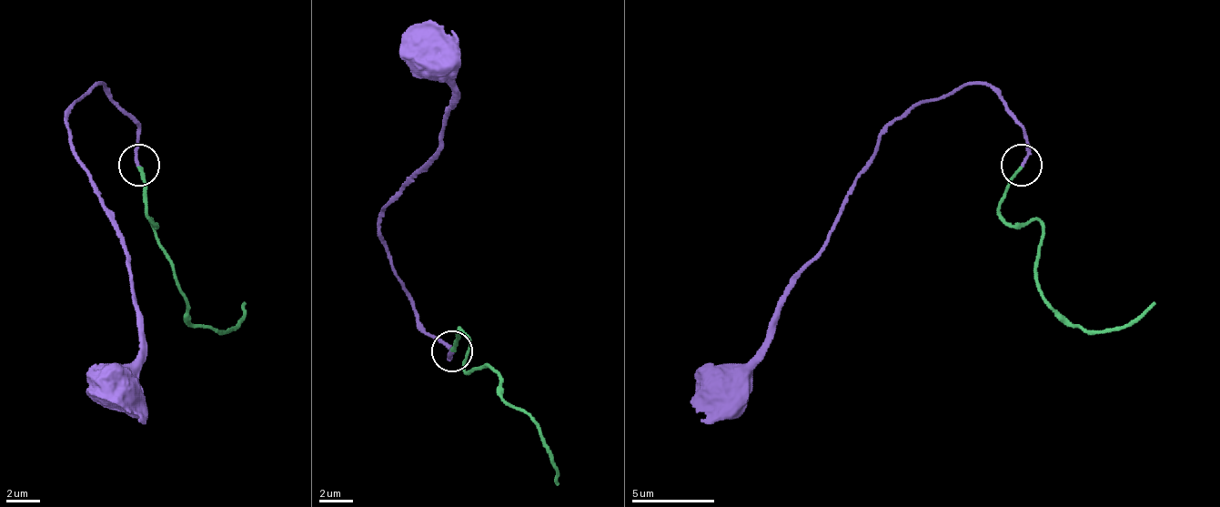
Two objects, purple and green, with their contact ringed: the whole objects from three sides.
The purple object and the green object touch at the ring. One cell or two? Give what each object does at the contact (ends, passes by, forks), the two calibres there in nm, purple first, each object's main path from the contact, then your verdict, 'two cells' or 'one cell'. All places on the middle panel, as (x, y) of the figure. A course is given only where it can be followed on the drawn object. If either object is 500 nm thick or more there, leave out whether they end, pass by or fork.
purple ends | green ends | 180/190 nm | purple via (452, 349), (415, 317), (378, 229), (390, 201), (440, 151), (452, 106), (452, 89), (419, 52) | green via (452, 349), (461, 329), (469, 338), (469, 370), (489, 367), (498, 391), (539, 432), (556, 474), (556, 487) | one cell

